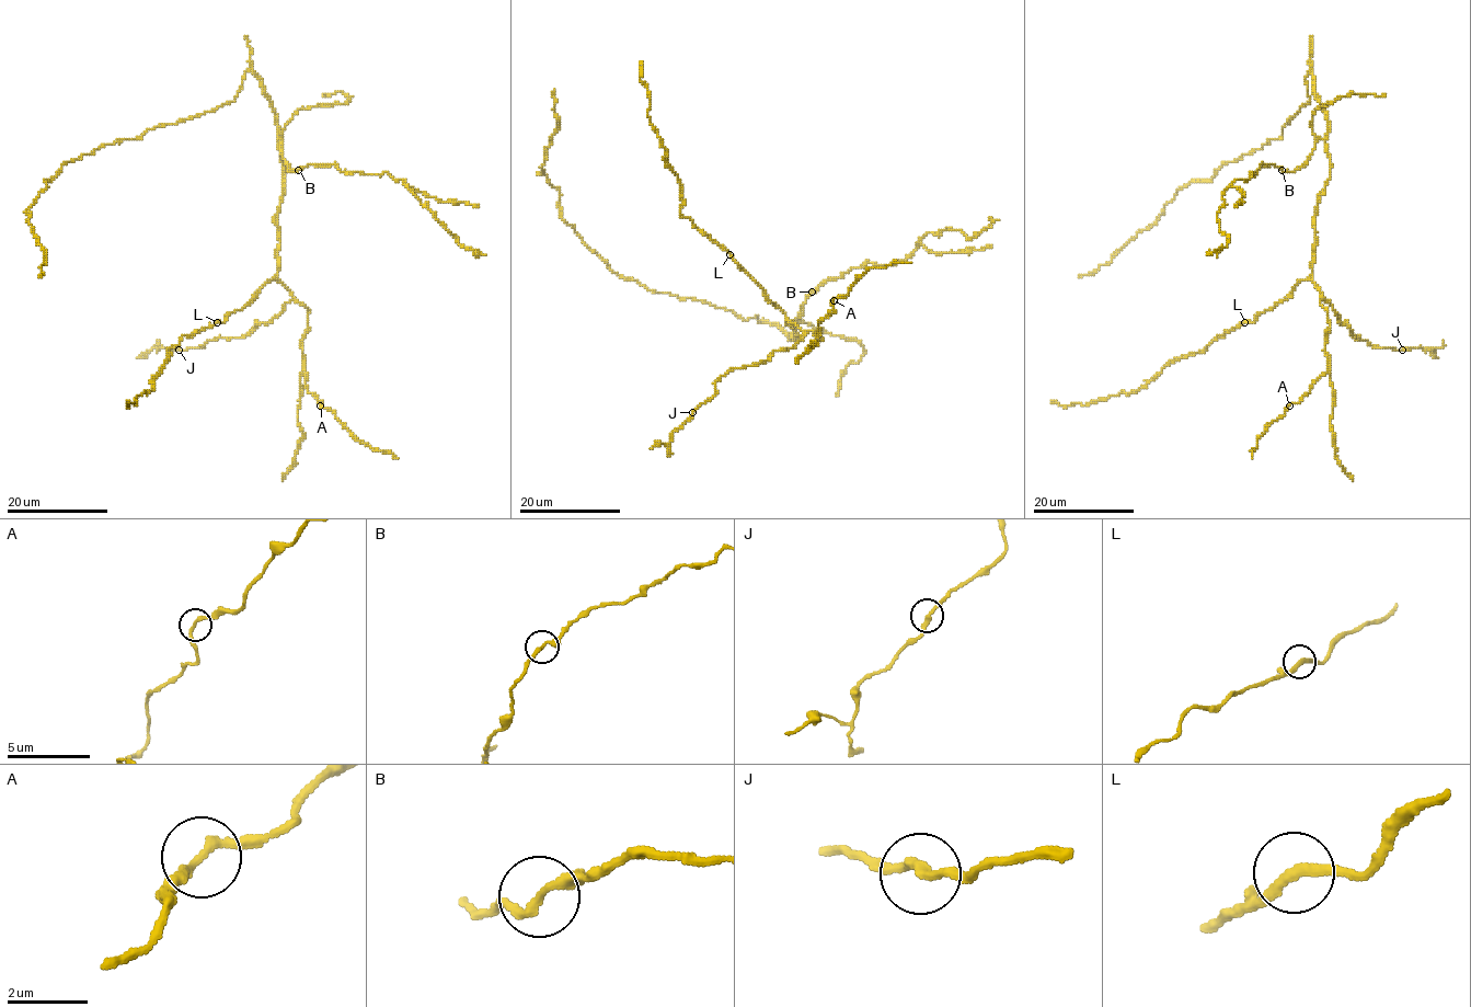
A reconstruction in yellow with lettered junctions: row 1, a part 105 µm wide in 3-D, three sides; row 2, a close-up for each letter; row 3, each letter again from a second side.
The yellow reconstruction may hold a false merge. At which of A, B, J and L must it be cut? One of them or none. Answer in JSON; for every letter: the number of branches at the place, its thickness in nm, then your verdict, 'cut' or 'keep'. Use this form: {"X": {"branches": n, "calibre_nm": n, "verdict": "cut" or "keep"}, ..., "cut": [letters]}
{"A": {"branches": 2, "calibre_nm": 240, "verdict": "keep"}, "B": {"branches": 2, "calibre_nm": 220, "verdict": "keep"}, "J": {"branches": 2, "calibre_nm": 240, "verdict": "keep"}, "L": {"branches": 2, "calibre_nm": 240, "verdict": "keep"}, "cut": []}

